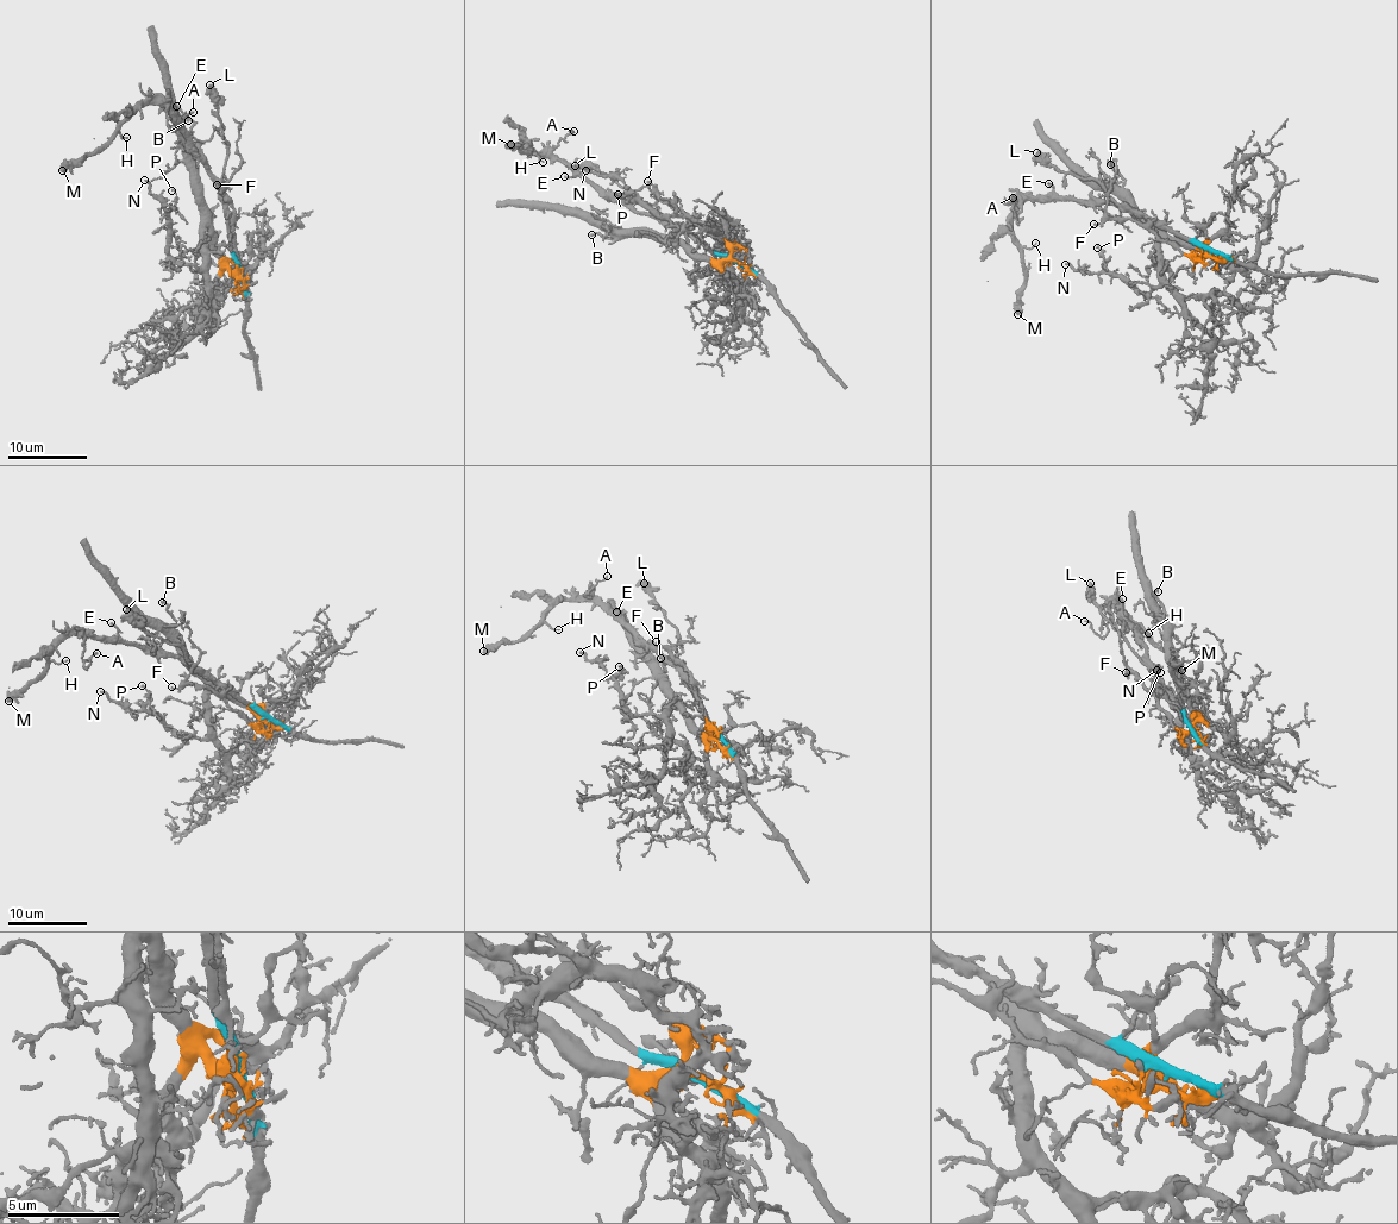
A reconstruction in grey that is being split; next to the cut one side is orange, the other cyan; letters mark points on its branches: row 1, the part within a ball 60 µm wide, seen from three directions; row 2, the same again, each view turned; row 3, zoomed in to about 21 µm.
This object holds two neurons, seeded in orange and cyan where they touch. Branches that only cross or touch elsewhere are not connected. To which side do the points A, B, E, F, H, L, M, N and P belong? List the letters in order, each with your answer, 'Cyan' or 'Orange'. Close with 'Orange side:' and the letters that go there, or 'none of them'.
A: Cyan
B: Orange
E: Cyan
F: Orange
H: Cyan
L: Cyan
M: Cyan
N: Orange
P: Orange
Orange side: B, F, N, P

